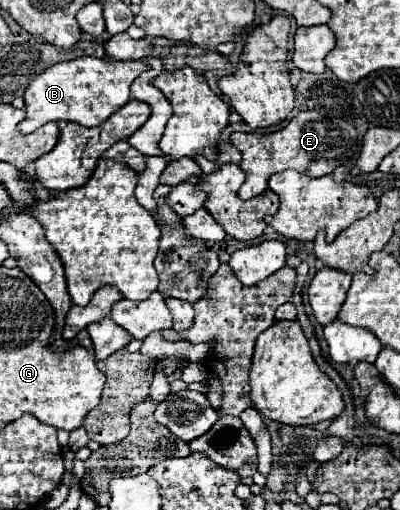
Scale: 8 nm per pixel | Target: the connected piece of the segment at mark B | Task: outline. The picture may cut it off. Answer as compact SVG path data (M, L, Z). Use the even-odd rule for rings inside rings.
M78 57L56 63L26 87L26 119L18 129L32 133L50 121L76 121L82 127L96 127L130 101L130 85L146 69L148 63L144 61L114 61L110 57Z

